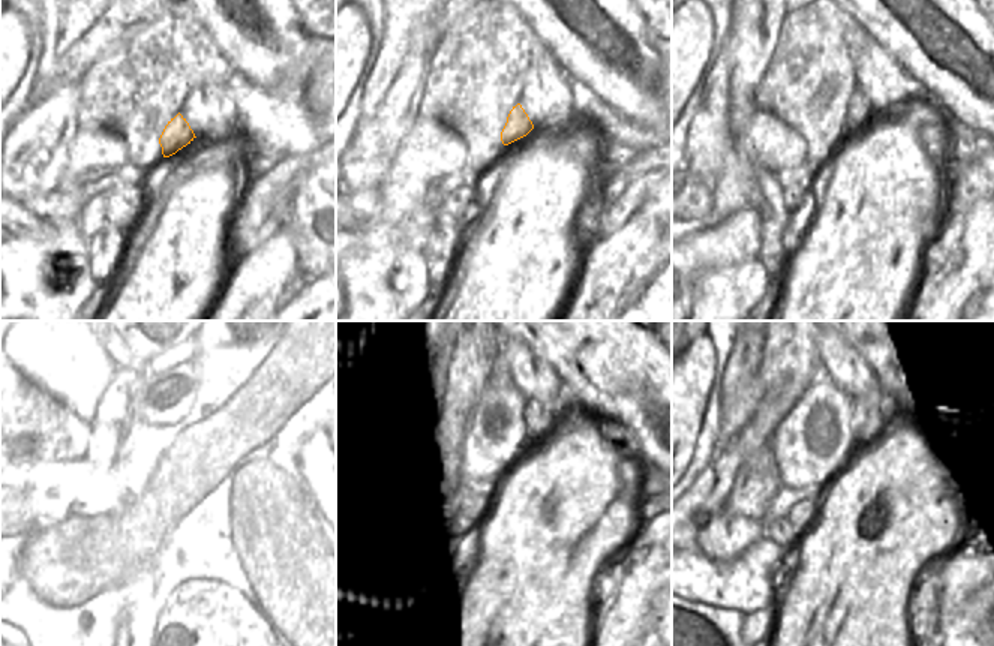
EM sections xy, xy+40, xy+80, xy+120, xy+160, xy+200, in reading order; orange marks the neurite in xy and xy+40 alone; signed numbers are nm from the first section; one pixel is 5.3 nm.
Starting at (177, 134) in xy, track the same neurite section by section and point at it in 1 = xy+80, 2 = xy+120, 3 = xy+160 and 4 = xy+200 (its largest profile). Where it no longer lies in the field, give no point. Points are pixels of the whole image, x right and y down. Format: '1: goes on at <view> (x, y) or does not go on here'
1: goes on at xy+80 (859, 111)
2: goes on at xy+120 (192, 438)
3: goes on at xy+160 (538, 420)
4: goes on at xy+200 (867, 417)

